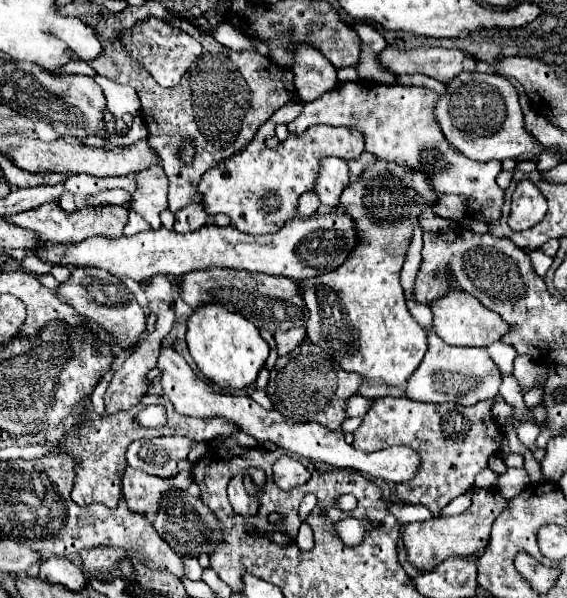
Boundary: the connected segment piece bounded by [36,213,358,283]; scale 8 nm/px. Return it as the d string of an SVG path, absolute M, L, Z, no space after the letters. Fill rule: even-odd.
M328 213L312 215L306 219L290 219L286 225L272 235L234 235L236 229L204 225L200 231L190 235L178 235L172 229L160 227L142 231L134 237L88 237L78 245L44 245L38 249L38 257L52 265L70 265L70 267L100 267L118 279L130 277L134 281L146 281L152 275L164 273L182 277L198 269L244 269L250 273L282 275L294 281L318 277L322 273L338 269L354 245L358 245L358 233L354 233L354 221L346 213Z

